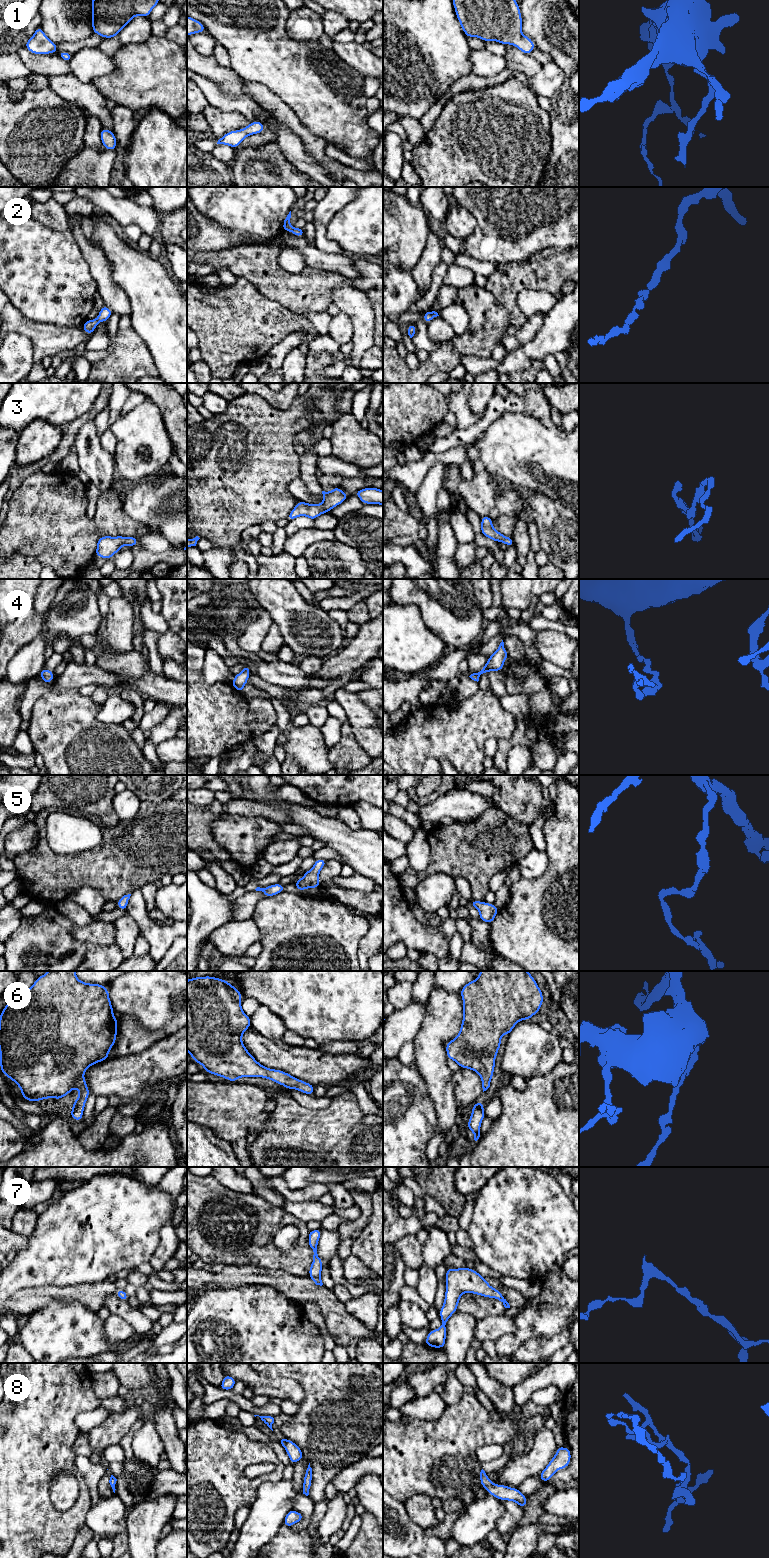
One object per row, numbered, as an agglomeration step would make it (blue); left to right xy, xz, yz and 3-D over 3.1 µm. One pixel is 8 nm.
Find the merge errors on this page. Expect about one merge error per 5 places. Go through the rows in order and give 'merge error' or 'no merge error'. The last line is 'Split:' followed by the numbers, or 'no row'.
1: no merge error
2: no merge error
3: no merge error
4: no merge error
5: no merge error
6: no merge error
7: no merge error
8: no merge error
Split: no row

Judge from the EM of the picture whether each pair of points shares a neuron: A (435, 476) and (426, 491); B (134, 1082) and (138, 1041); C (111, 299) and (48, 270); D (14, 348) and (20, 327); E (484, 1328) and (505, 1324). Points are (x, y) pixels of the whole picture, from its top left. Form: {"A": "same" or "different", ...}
{"A": "same", "B": "different", "C": "different", "D": "different", "E": "same"}

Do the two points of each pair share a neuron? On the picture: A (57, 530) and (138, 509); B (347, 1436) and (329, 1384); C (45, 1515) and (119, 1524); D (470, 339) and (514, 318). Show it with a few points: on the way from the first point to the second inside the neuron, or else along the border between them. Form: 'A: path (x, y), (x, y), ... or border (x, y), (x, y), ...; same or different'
A: border (122, 499), (123, 510), (130, 517), (145, 525); different
B: path (345, 1423), (345, 1402), (342, 1397); same
C: border (91, 1506), (84, 1522); different
D: border (496, 301), (506, 310), (510, 324); different

